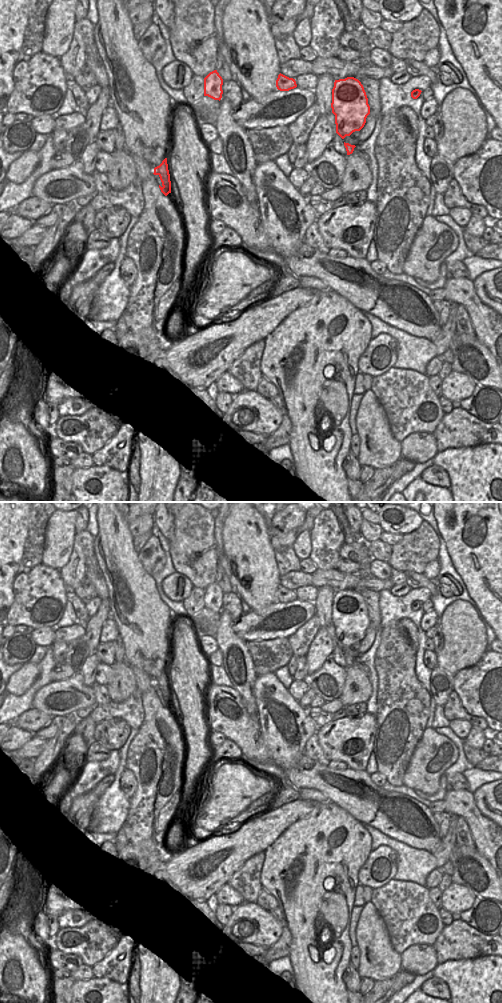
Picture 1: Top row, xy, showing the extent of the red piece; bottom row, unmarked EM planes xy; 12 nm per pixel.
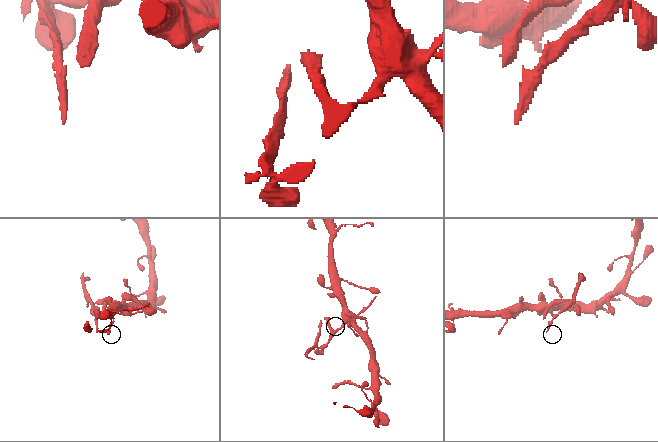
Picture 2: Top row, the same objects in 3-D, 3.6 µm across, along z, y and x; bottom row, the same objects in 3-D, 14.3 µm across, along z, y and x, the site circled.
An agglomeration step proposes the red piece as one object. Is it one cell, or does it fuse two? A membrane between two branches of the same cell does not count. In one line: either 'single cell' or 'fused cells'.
fused cells

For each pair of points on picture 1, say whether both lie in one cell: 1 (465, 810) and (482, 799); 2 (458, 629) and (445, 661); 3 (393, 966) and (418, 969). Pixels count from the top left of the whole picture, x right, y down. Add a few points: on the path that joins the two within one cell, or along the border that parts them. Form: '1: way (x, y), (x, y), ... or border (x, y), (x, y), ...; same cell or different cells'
1: border (472, 794), (476, 807), (491, 820); different cells
2: way (458, 637), (458, 647), (453, 653); same cell
3: border (399, 955), (402, 961), (402, 968); different cells

